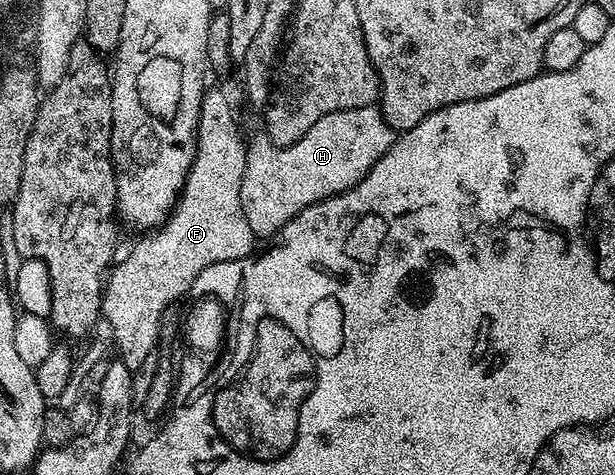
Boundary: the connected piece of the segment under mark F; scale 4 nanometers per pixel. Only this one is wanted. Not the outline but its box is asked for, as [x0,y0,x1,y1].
[103,89,254,327]

